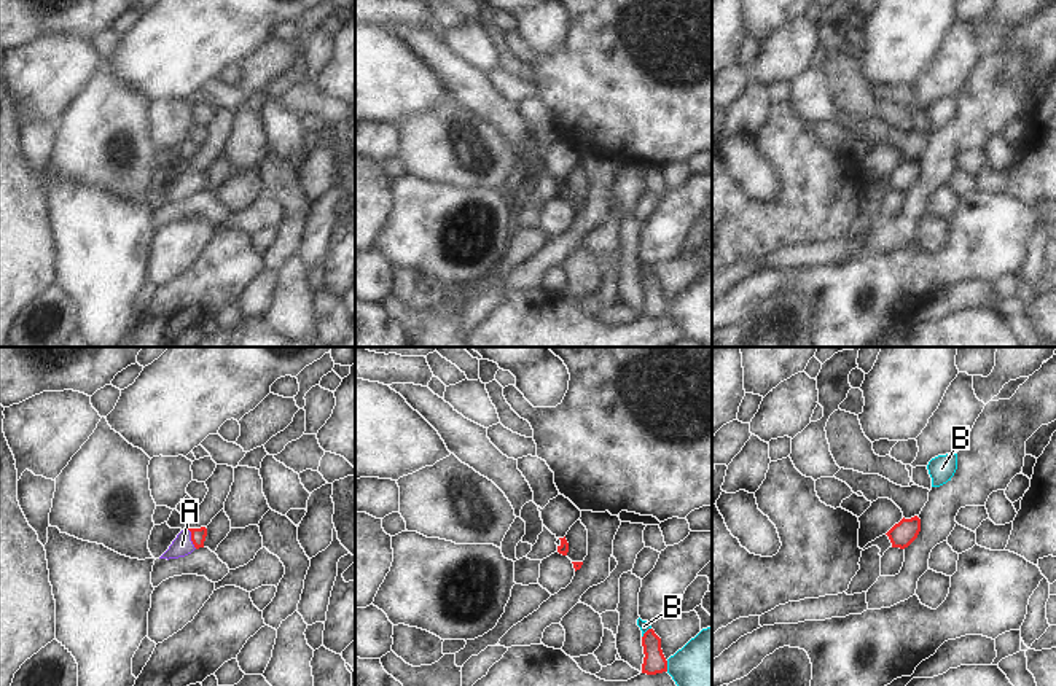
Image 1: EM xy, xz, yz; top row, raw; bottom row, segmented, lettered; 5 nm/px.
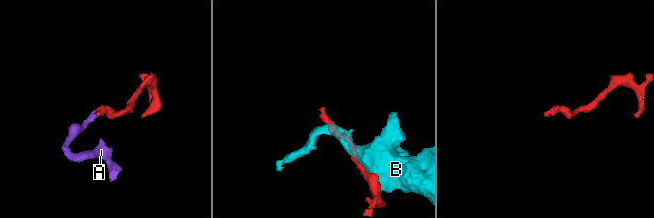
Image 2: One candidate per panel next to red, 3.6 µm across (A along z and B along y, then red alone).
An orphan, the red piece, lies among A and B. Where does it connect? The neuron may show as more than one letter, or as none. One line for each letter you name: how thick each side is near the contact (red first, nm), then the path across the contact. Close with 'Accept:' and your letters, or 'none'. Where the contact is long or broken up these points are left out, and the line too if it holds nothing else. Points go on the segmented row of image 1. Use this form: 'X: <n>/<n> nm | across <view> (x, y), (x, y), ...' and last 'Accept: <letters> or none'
A: 80/100 nm | across xy (198, 535), (191, 538), (182, 545)
Accept: A

